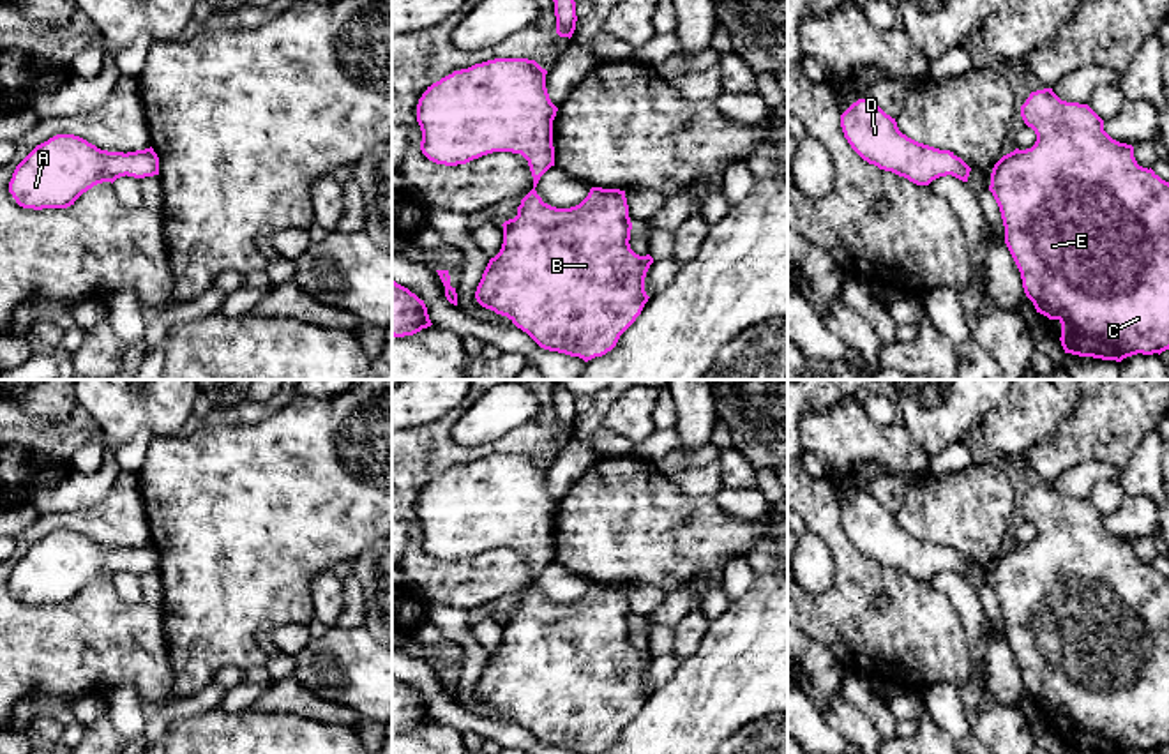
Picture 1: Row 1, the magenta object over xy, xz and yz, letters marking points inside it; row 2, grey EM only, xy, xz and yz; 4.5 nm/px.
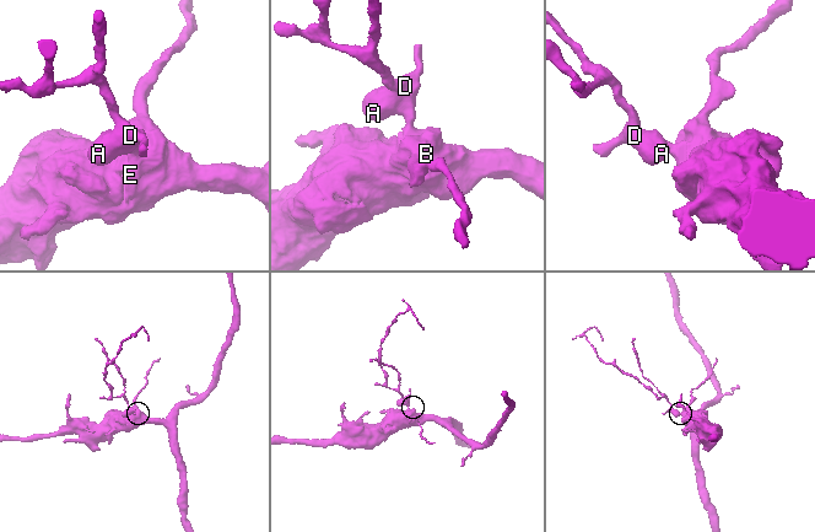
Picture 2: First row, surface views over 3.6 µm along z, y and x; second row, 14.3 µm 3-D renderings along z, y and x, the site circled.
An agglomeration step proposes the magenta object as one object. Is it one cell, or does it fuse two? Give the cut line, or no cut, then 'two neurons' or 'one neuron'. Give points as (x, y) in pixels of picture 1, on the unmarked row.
no cut; one neuron

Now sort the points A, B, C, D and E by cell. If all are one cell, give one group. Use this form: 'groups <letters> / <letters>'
groups A B C D E

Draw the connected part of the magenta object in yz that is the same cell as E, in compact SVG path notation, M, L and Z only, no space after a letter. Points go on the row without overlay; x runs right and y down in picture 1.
M1052 484L1031 487L1021 512L1037 530L1031 544L1003 551L992 563L992 588L1005 622L1005 639L1037 708L1061 719L1065 749L1127 754L1169 745L1169 577L1134 553L1134 542L1112 535L1088 501L1061 496Z

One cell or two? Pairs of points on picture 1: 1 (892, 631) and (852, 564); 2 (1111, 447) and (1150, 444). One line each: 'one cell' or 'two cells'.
1: one cell
2: two cells

